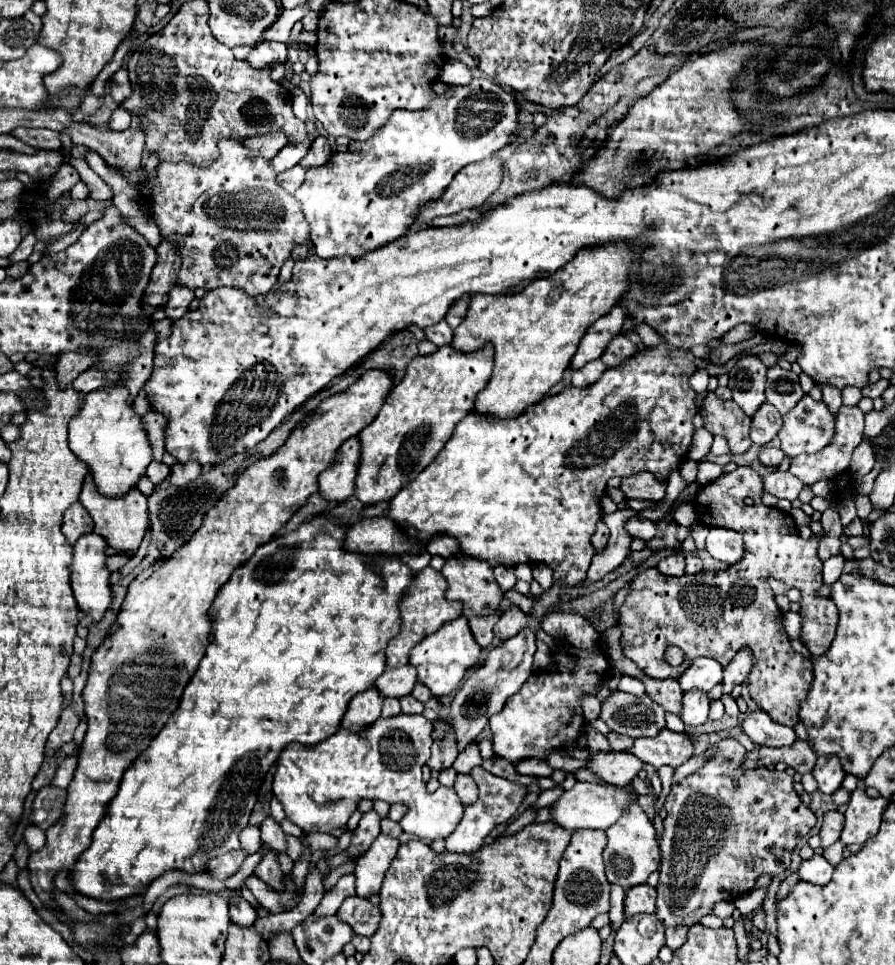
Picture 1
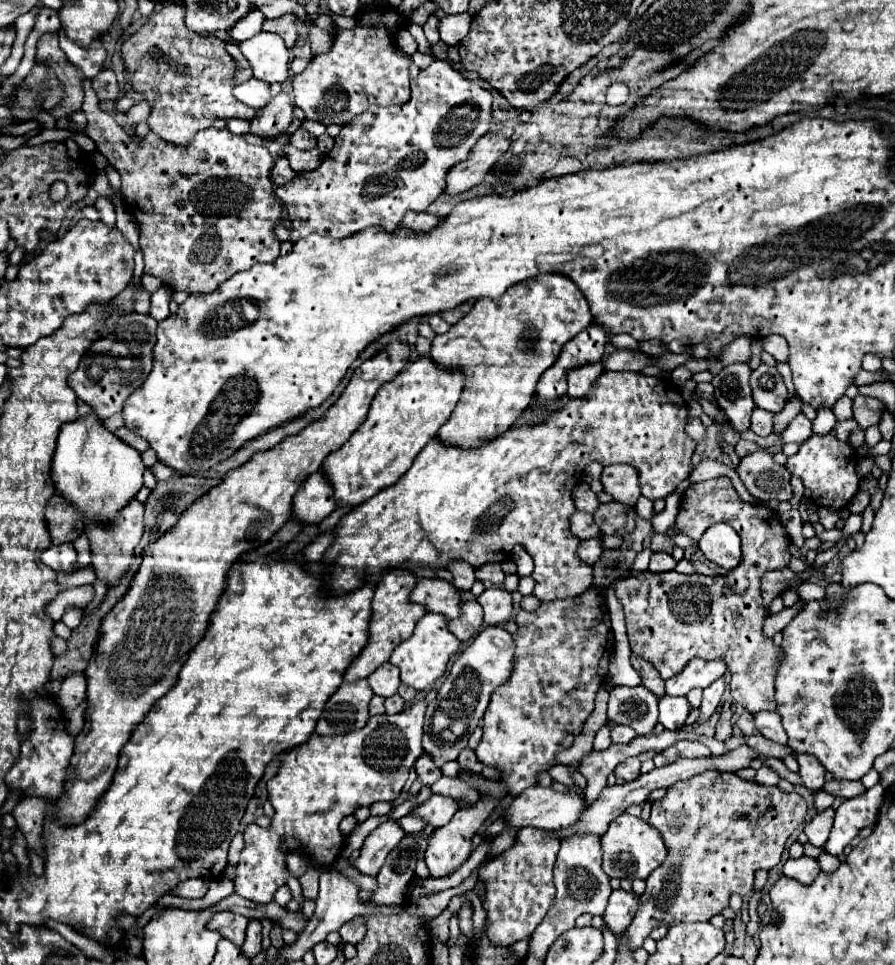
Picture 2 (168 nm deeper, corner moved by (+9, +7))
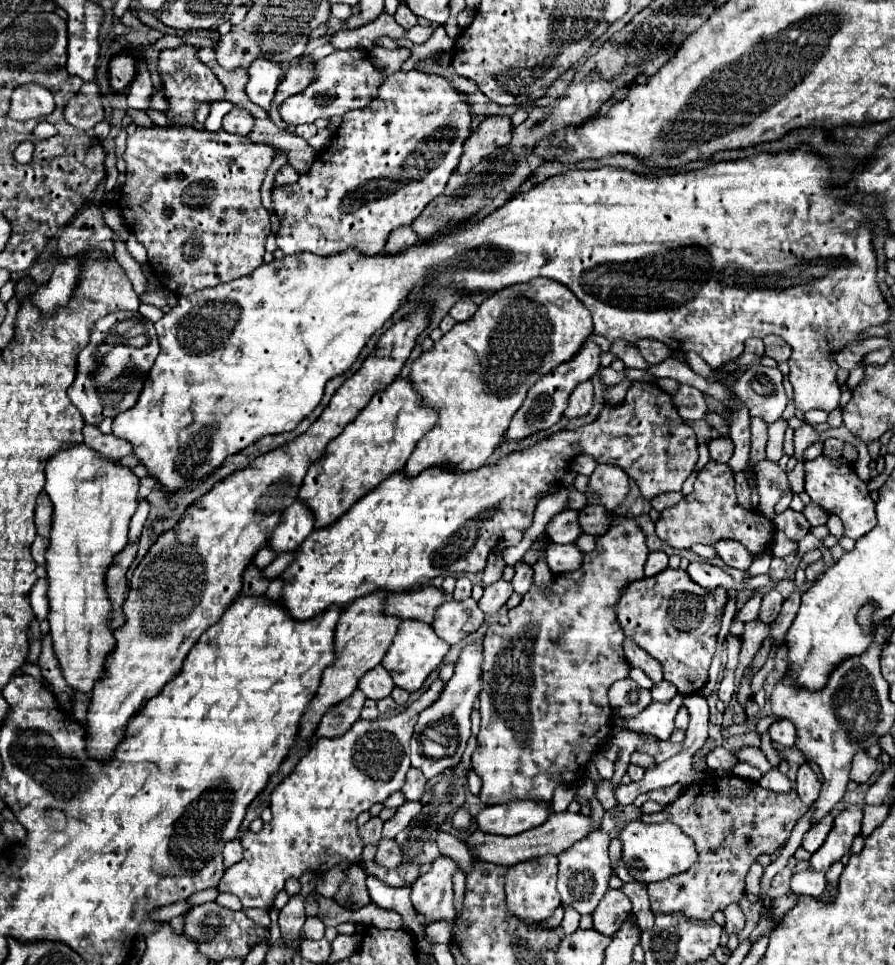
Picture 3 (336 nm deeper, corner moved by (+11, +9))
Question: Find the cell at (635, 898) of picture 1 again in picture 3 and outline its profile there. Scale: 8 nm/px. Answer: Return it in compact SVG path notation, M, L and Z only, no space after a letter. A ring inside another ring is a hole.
M608 889L606 897L598 903L598 909L592 913L594 929L602 935L612 937L624 923L626 915L630 913L632 903L620 889Z

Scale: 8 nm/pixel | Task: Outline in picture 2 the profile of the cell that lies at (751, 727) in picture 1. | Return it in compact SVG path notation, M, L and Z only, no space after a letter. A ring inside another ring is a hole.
M768 711L754 713L754 725L766 739L780 743L780 745L786 745L788 737L786 737L786 731L782 729L778 713L768 713Z

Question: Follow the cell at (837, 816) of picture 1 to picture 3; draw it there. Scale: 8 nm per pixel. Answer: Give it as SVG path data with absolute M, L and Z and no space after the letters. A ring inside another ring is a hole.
M826 815L818 825L814 825L814 827L804 835L802 847L804 847L806 851L810 851L810 853L814 853L816 849L820 849L820 845L824 843L826 835L828 835L830 829L832 829L832 823L834 823L832 815Z

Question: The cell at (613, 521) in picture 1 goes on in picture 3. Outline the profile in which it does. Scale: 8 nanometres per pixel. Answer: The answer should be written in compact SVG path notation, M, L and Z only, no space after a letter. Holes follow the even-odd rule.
M550 543L550 549L546 549L546 561L548 561L552 573L574 571L582 565L582 553L578 551L578 547L574 543L570 543L570 545Z

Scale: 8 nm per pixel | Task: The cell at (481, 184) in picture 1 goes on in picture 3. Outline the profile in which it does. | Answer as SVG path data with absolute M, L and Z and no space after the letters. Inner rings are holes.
M488 115L482 123L470 133L464 145L464 153L460 157L460 165L456 173L470 173L474 165L478 165L486 155L510 143L512 121L508 115Z

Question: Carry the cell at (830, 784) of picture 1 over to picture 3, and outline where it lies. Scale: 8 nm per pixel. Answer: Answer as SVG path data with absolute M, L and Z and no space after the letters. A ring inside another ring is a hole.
M800 765L800 769L798 769L796 791L798 791L798 797L800 797L808 807L818 799L820 781L818 781L818 777L814 775L814 771L812 771L808 765Z

